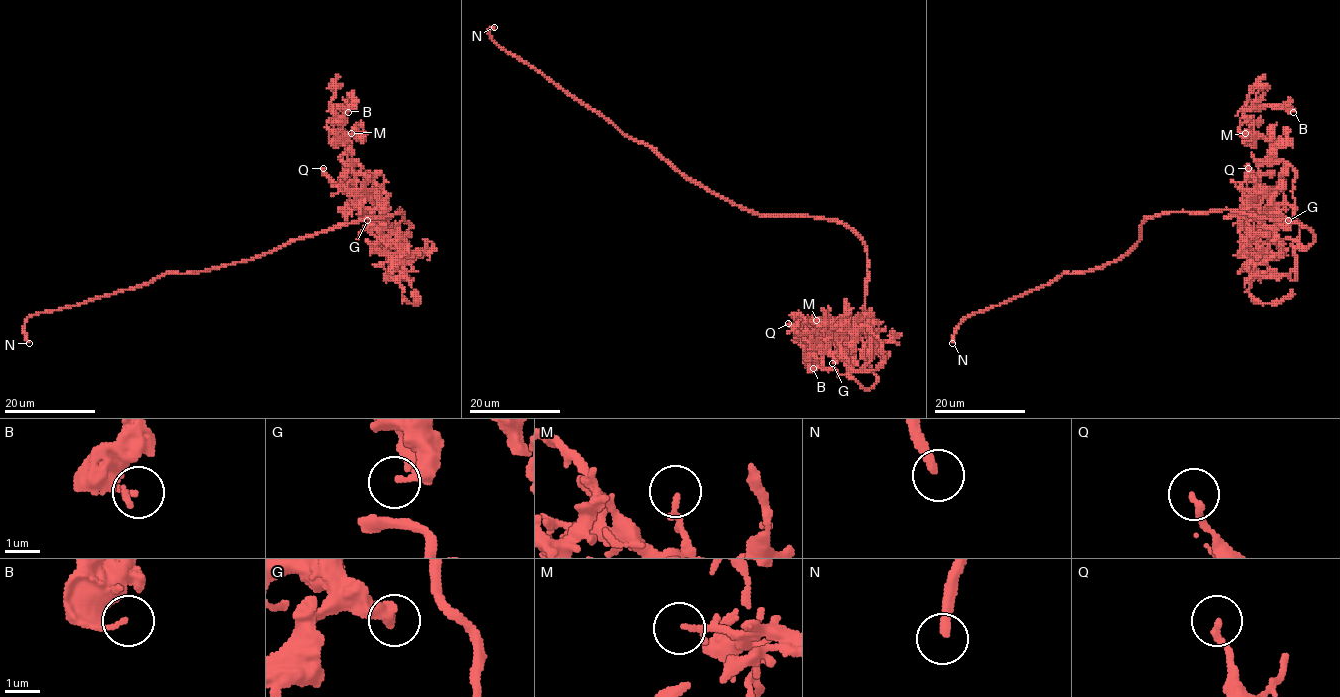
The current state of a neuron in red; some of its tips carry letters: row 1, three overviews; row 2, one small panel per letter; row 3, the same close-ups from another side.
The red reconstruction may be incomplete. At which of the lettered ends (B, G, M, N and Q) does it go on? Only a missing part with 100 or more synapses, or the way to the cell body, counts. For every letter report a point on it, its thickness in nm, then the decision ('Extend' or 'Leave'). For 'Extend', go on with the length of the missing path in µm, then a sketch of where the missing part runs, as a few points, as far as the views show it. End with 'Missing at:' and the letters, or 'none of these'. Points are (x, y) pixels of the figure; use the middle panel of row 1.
B: Place: (813, 368). Thickness 170 nm. Leave
G: Place: (832, 363). Thickness 320 nm. Leave
M: Place: (816, 320). Thickness 170 nm. Leave
N: Place: (494, 27). Thickness 260 nm. Extend. Missing length about 25 µm
Q: Place: (788, 323). Thickness 170 nm. Leave
Missing at: N

